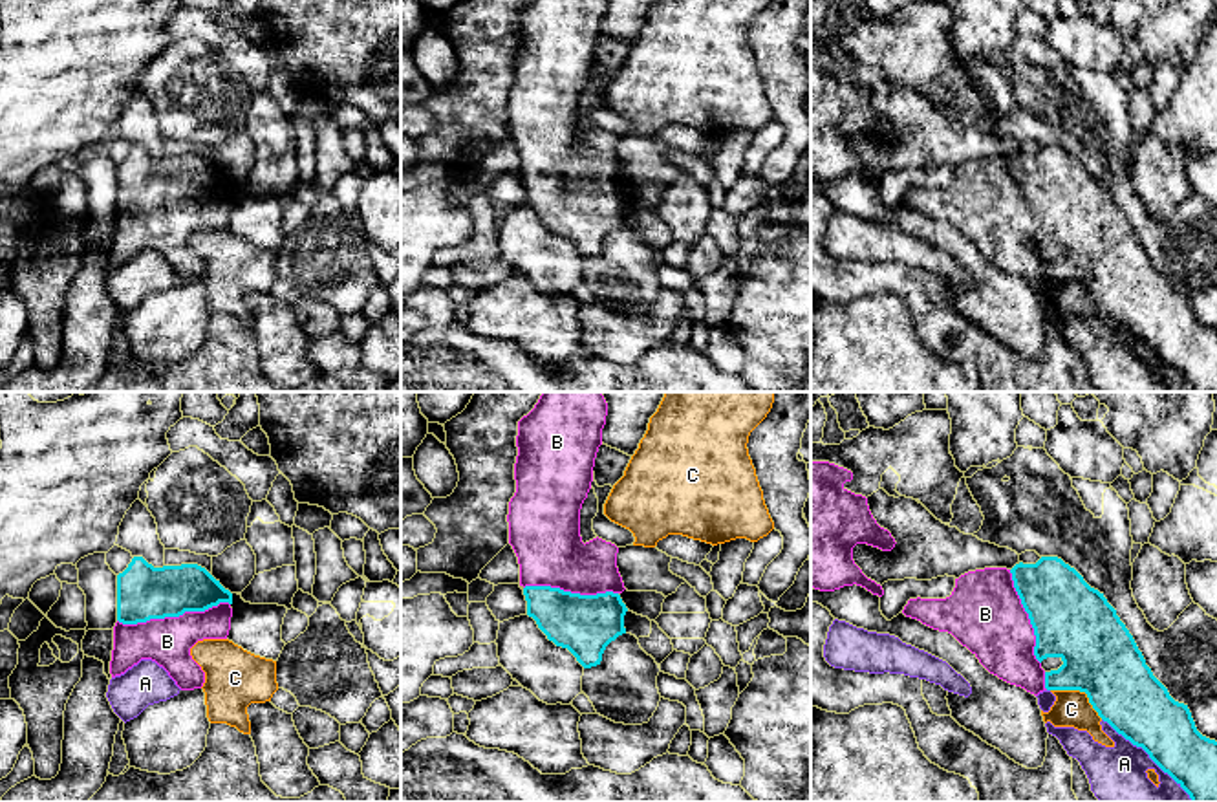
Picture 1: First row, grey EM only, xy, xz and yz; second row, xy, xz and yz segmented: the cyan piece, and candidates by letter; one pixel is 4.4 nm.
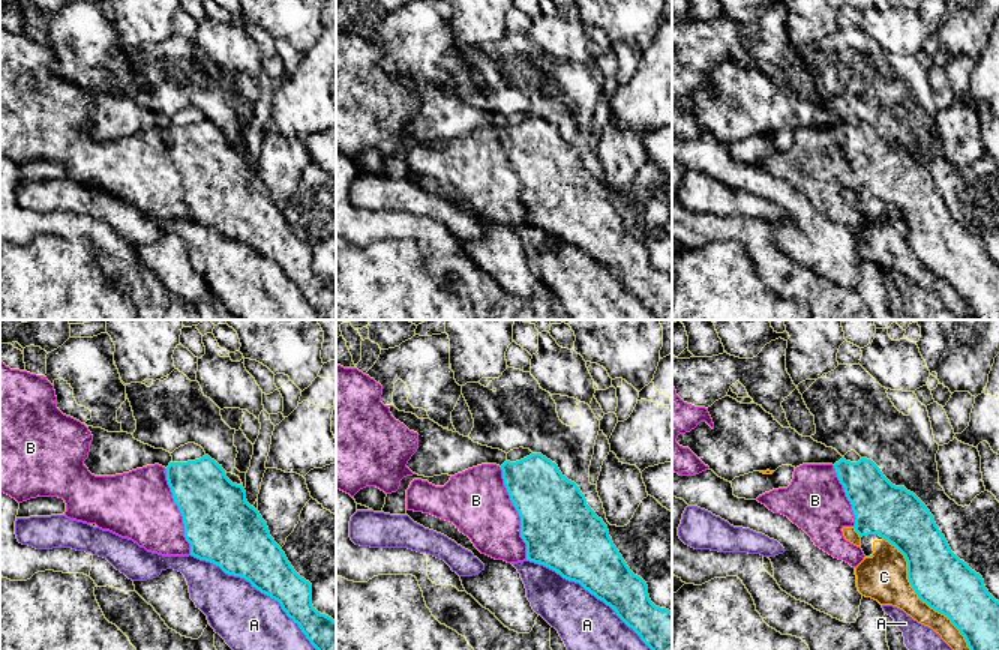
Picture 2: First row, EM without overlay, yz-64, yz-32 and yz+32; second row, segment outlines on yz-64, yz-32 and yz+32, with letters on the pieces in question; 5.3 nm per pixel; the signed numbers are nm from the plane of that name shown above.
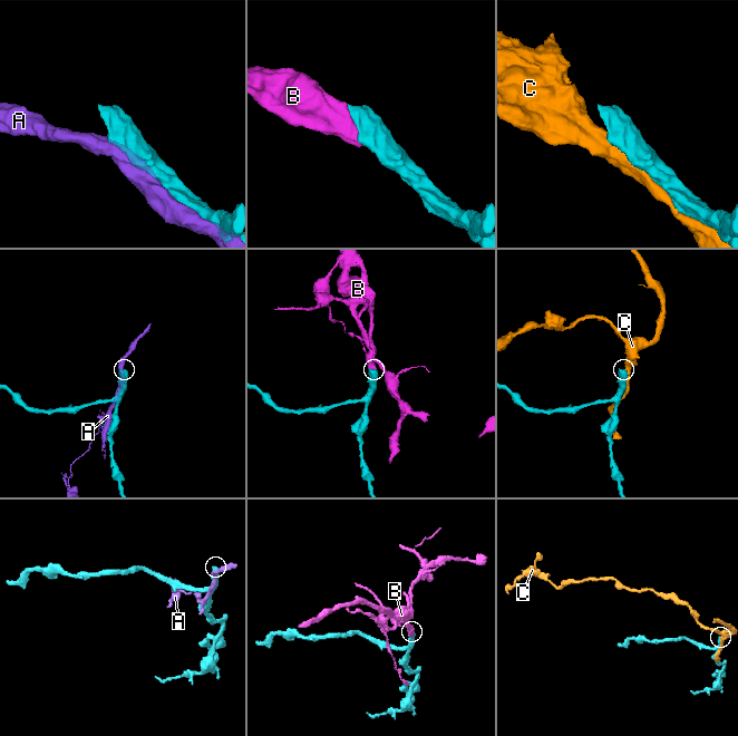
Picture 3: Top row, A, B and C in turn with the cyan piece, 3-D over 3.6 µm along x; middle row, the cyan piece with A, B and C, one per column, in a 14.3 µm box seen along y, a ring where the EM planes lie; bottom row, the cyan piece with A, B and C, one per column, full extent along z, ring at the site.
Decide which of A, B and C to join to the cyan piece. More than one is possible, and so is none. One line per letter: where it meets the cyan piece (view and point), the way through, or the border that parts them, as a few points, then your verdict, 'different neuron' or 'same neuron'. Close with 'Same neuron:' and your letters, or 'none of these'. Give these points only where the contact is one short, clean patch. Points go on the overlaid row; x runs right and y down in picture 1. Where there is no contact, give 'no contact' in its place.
A: contact yz (1148, 753); different neuron
B: contact xy (172, 616); same neuron
C: contact yz (1080, 691); different neuron
Same neuron: B

